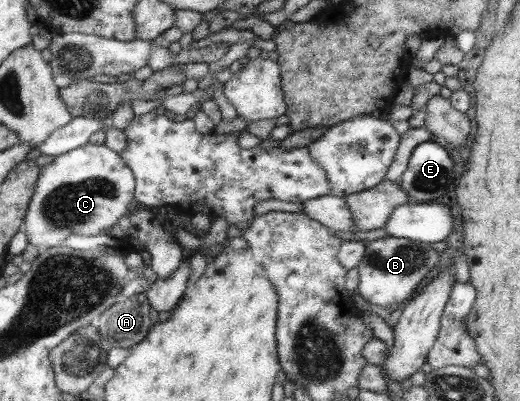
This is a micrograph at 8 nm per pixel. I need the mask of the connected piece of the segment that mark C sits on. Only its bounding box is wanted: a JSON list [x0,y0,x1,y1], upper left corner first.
[22,142,134,248]

